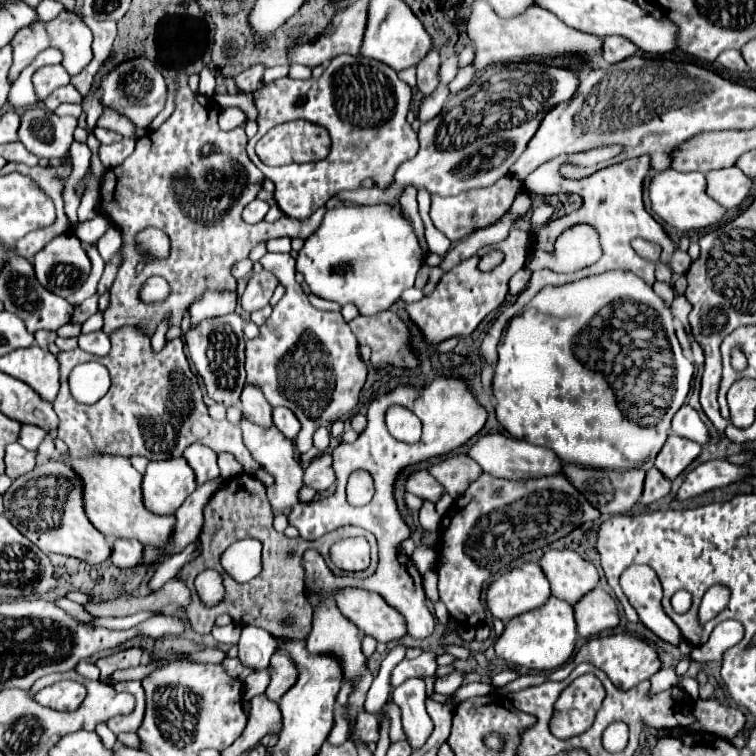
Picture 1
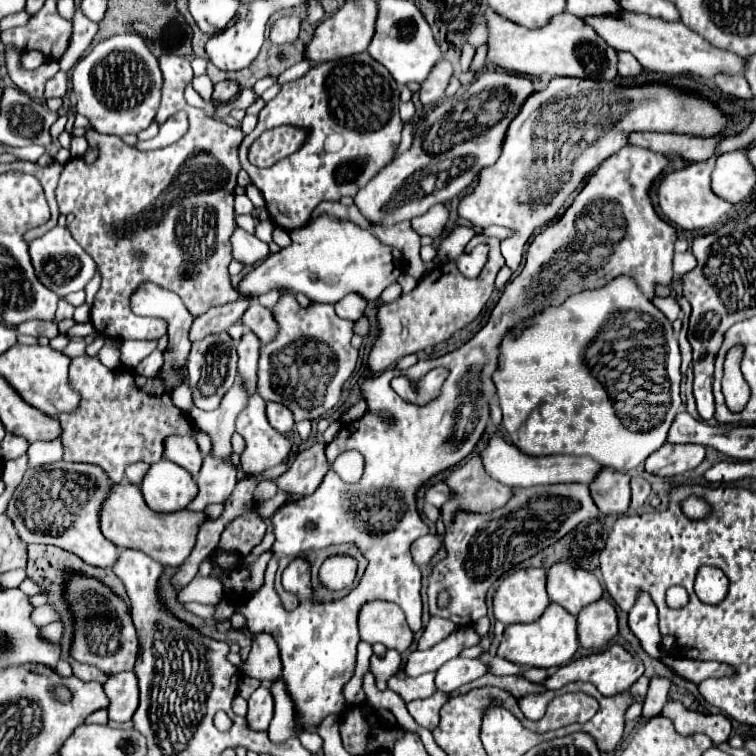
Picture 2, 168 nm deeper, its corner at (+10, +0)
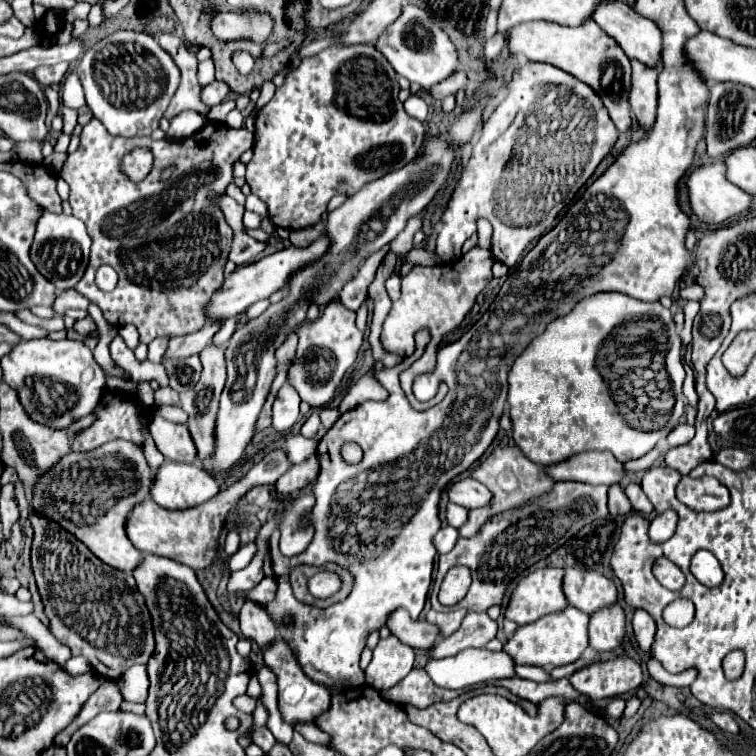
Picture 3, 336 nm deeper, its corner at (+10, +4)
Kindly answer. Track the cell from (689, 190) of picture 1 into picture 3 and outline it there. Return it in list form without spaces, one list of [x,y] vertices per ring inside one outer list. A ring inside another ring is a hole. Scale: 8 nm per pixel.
[[[720,161],[692,167],[690,173],[686,175],[686,187],[688,187],[688,197],[690,197],[690,207],[702,223],[722,223],[730,217],[736,217],[738,213],[748,209],[748,205],[752,201],[752,197],[748,193],[744,193],[742,189],[738,189],[736,185],[726,181],[724,163],[720,163]]]

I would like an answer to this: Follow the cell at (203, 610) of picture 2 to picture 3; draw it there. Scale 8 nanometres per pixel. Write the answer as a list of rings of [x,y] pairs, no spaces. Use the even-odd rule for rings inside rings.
[[[265,577],[256,587],[247,592],[239,592],[236,597],[251,599],[260,604],[266,604],[274,600],[277,583],[274,577]]]

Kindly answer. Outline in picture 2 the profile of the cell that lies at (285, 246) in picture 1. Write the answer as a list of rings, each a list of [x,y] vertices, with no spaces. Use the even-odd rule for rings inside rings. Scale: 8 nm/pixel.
[[[264,219],[264,221],[258,221],[256,223],[256,237],[258,239],[262,239],[264,243],[270,243],[272,241],[272,229],[274,229],[274,225],[272,225],[272,221],[268,221],[268,219]]]

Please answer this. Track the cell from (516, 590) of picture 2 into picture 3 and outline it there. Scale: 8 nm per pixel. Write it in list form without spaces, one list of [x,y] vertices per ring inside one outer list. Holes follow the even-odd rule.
[[[544,567],[524,575],[510,593],[506,619],[518,625],[532,623],[548,613],[562,611],[568,603],[562,593],[564,569]]]

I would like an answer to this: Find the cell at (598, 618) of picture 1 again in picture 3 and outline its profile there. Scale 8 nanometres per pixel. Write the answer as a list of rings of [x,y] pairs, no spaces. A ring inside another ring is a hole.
[[[608,605],[608,609],[598,609],[590,615],[588,635],[590,647],[598,653],[616,649],[626,633],[626,617],[620,605]]]

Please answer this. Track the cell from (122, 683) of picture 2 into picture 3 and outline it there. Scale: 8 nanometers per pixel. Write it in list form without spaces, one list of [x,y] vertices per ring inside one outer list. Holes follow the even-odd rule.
[[[132,665],[132,669],[128,669],[128,673],[124,673],[124,677],[120,677],[120,681],[114,681],[114,683],[120,689],[124,701],[130,701],[130,703],[146,701],[146,695],[148,695],[146,665]]]

